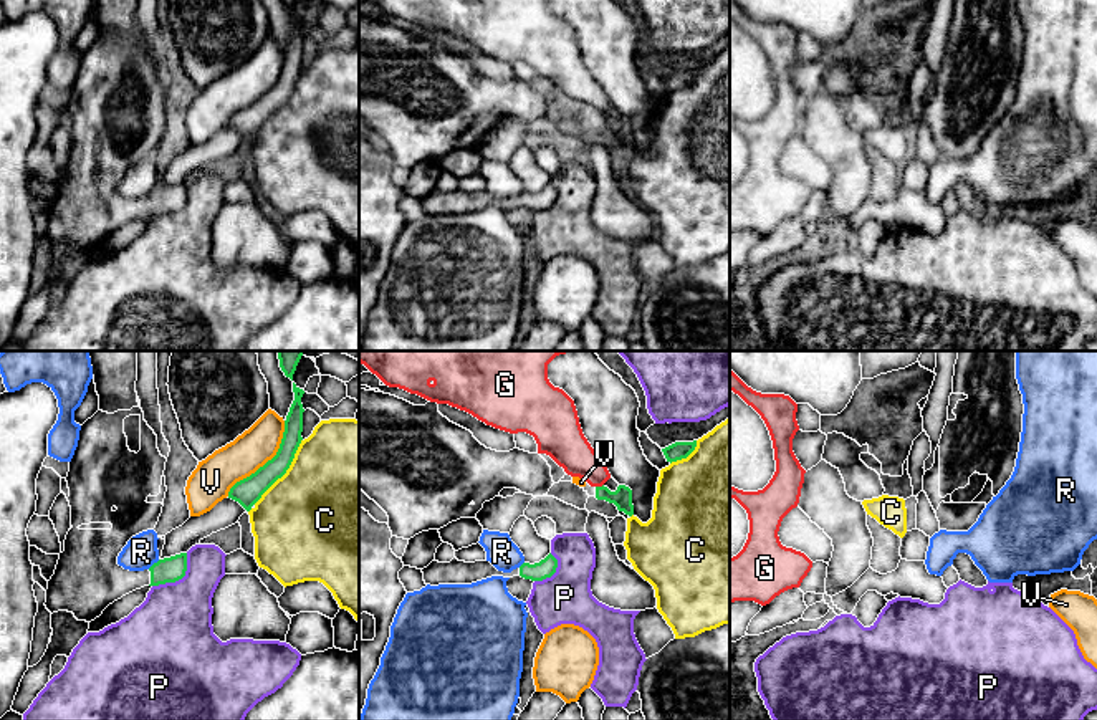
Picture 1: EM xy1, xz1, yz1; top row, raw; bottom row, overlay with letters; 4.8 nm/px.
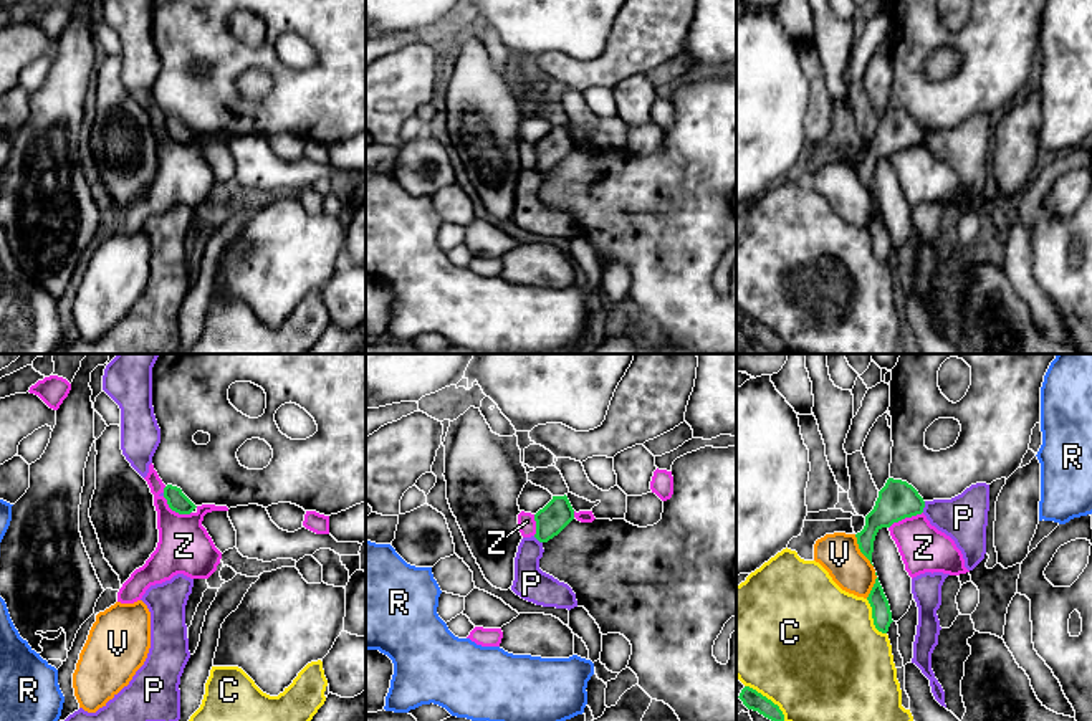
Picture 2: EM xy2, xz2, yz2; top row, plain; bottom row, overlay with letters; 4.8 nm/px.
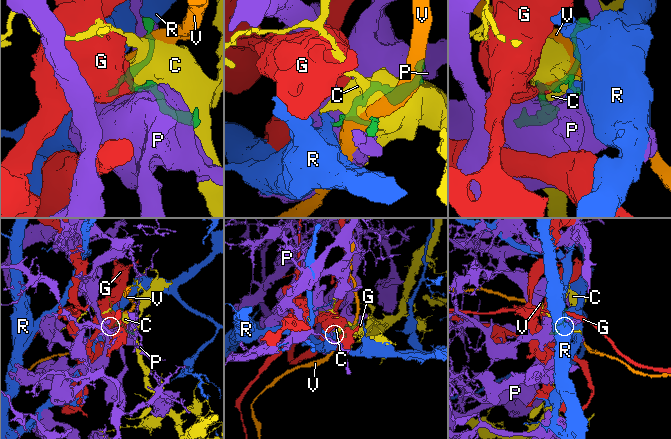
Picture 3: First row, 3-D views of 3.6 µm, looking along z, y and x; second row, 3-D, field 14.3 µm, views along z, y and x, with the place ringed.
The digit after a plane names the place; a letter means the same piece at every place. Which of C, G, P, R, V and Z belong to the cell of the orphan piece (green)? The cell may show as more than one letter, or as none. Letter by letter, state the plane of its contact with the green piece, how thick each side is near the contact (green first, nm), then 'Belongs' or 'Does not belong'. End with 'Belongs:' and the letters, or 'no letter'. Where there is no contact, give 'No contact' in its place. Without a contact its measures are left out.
C: Touches green in xy1. Thickness 140 nm (green) against 500 nm. Does not belong
G: Touches green in xz1. Thickness 100 nm (green) against 190 nm. Does not belong
P: Touches green in xy1. Thickness 130 nm (green) against 380 nm. Does not belong
R: Touches green in xy1. Thickness 130 nm (green) against 160 nm. Does not belong
V: Touches green in xy1. Thickness 140 nm (green) against 190 nm. Does not belong
Z: Touches green in yz2. Thickness 190 nm (green) against 220 nm. Does not belong
Belongs: no letter

